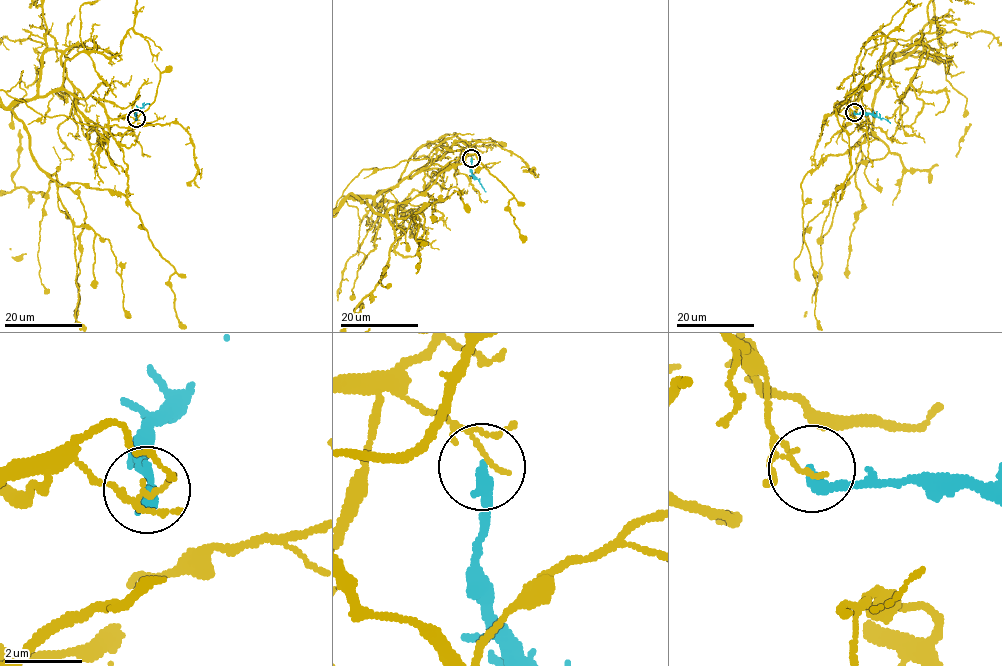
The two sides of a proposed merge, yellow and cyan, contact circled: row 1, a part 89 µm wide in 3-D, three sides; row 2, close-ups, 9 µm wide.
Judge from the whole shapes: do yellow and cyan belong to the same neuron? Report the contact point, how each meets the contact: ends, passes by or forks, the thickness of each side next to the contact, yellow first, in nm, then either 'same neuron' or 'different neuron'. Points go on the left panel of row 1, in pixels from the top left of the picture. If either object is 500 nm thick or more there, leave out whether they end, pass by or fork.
at (136, 118); yellow passes by; cyan ends there; 100 nm thick on the yellow side, 340 nm on the other; different neuron

